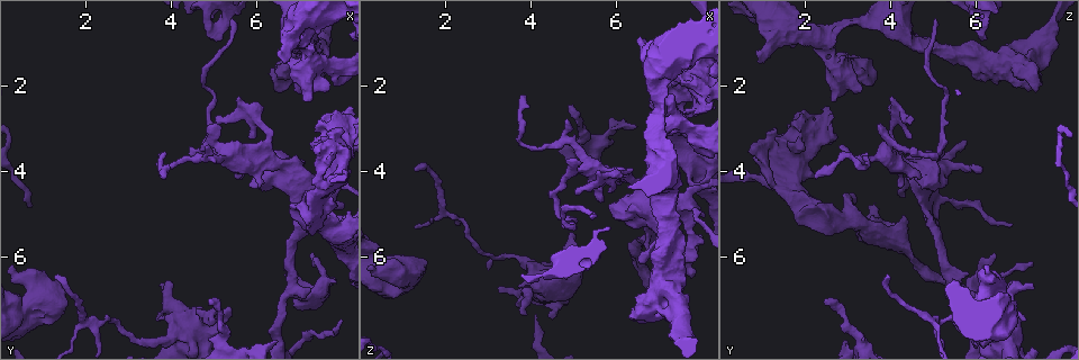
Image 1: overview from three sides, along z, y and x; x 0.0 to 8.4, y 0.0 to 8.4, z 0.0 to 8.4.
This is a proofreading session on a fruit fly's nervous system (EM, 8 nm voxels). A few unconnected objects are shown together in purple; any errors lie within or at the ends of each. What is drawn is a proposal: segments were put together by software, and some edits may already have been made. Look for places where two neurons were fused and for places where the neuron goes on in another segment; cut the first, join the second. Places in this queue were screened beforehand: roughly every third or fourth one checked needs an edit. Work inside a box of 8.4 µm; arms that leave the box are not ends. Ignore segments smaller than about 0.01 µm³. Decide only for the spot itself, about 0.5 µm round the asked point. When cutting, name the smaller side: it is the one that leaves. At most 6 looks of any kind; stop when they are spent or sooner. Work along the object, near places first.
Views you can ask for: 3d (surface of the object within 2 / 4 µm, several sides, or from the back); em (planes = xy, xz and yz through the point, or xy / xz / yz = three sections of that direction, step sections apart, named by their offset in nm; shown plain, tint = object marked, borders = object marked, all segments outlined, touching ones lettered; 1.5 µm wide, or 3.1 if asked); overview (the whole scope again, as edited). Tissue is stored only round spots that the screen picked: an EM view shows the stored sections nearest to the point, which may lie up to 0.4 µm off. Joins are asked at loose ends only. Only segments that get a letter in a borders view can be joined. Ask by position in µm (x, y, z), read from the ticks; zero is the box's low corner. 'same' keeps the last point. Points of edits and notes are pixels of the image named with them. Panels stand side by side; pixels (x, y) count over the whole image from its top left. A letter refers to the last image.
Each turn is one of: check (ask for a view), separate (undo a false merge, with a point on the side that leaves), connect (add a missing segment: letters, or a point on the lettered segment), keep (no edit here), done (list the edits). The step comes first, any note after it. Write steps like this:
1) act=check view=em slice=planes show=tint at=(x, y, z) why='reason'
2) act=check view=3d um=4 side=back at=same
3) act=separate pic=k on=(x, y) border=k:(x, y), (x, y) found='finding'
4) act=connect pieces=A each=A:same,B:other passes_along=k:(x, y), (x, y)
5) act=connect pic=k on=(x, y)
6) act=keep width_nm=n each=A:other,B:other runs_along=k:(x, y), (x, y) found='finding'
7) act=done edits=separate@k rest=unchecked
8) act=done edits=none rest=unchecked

act=check view=em slice=planes show=borders at=(7.05, 0.85, 2.45) why='thin neck'

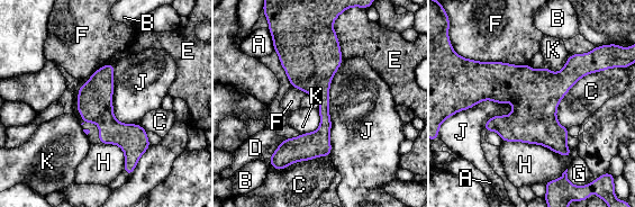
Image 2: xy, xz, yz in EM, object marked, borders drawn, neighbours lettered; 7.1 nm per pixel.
act=keep width_nm=260 each=A:other,B:other,C:other,D:other,E:other,F:other,G:other,H:other,J:other,K:other runs_along=2:(593, 68), (469, 97) found='all the same neuron'

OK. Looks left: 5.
act=check view=3d um=4 at=(7.05, 0.60, 4.15) why='calibre changes'

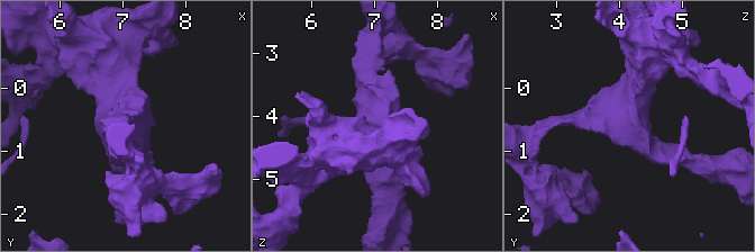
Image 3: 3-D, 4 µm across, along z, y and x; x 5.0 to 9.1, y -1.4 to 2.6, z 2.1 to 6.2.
act=check view=em slice=yz step=4 show=tint at=same arms=3 arm_widths_nm=200,200,280 why='shape alone is not enough'

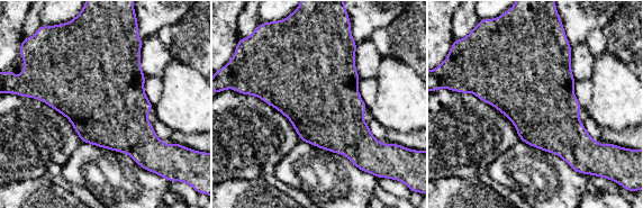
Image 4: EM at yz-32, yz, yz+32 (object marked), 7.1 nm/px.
act=check view=em slice=planes show=borders at=same

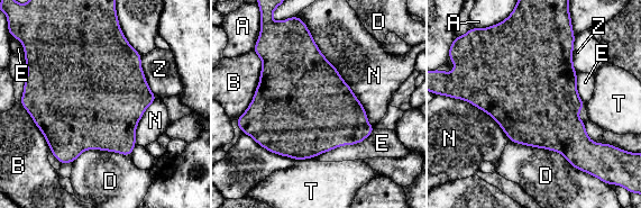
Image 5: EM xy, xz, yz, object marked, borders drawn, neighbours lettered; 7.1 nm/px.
act=keep longest_contact=N:850nm each=A:other,B:other,D:other,E:other,N:other,T:other,Z:other border=5:(308, 29), (374, 127) found='continuous, no second neuron'

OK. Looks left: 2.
act=check view=em slice=yz step=4 show=borders at=(4.95, 7.00, 2.45) why='branch stops here'

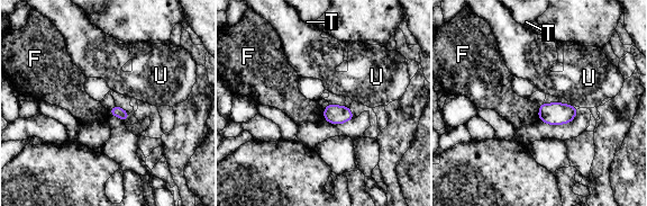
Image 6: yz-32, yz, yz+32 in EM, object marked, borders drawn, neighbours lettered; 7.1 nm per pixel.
act=keep each=F:other,T:other,U:other border=6:(539, 105), (537, 119) found='no lettered segment goes on from it'

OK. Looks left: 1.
act=done edits=none rest=unchecked

